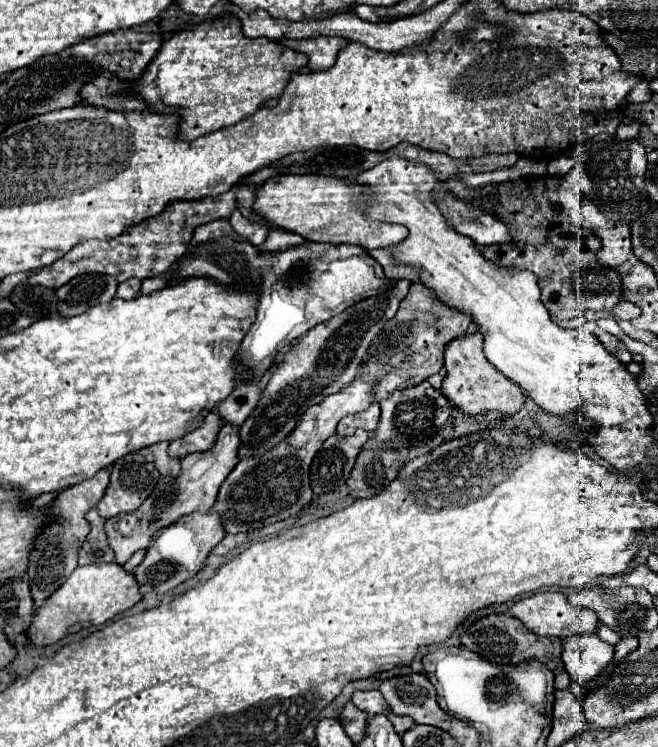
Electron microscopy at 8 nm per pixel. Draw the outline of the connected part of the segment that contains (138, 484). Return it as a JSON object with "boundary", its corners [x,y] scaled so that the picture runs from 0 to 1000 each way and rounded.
{"boundary":[[[195,606],[179,614],[167,631],[167,649],[149,673],[152,689],[170,695],[182,687],[207,684],[231,660],[240,641],[243,633],[216,609]]]}

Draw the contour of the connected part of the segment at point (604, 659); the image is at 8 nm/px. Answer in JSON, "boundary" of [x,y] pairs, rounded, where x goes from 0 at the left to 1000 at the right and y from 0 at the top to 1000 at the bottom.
{"boundary":[[[869,850],[857,861],[854,885],[875,914],[906,909],[933,882],[933,866],[918,861],[909,850]]]}

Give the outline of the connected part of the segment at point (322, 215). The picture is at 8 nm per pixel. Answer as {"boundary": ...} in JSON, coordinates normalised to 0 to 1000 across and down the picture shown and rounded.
{"boundary":[[[422,234],[404,240],[389,256],[383,282],[401,296],[426,304],[432,309],[450,312],[465,323],[505,325],[505,328],[547,328],[553,333],[599,331],[608,325],[620,307],[611,301],[559,296],[550,282],[535,272],[547,264],[553,250],[541,250],[532,242],[492,234]]]}

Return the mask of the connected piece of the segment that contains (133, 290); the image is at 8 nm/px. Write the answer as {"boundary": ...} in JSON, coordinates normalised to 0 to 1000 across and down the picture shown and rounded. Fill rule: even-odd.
{"boundary":[[[195,373],[195,376],[182,379],[179,398],[185,398],[185,400],[204,400],[210,395],[210,390],[213,390],[213,376],[210,373]]]}

